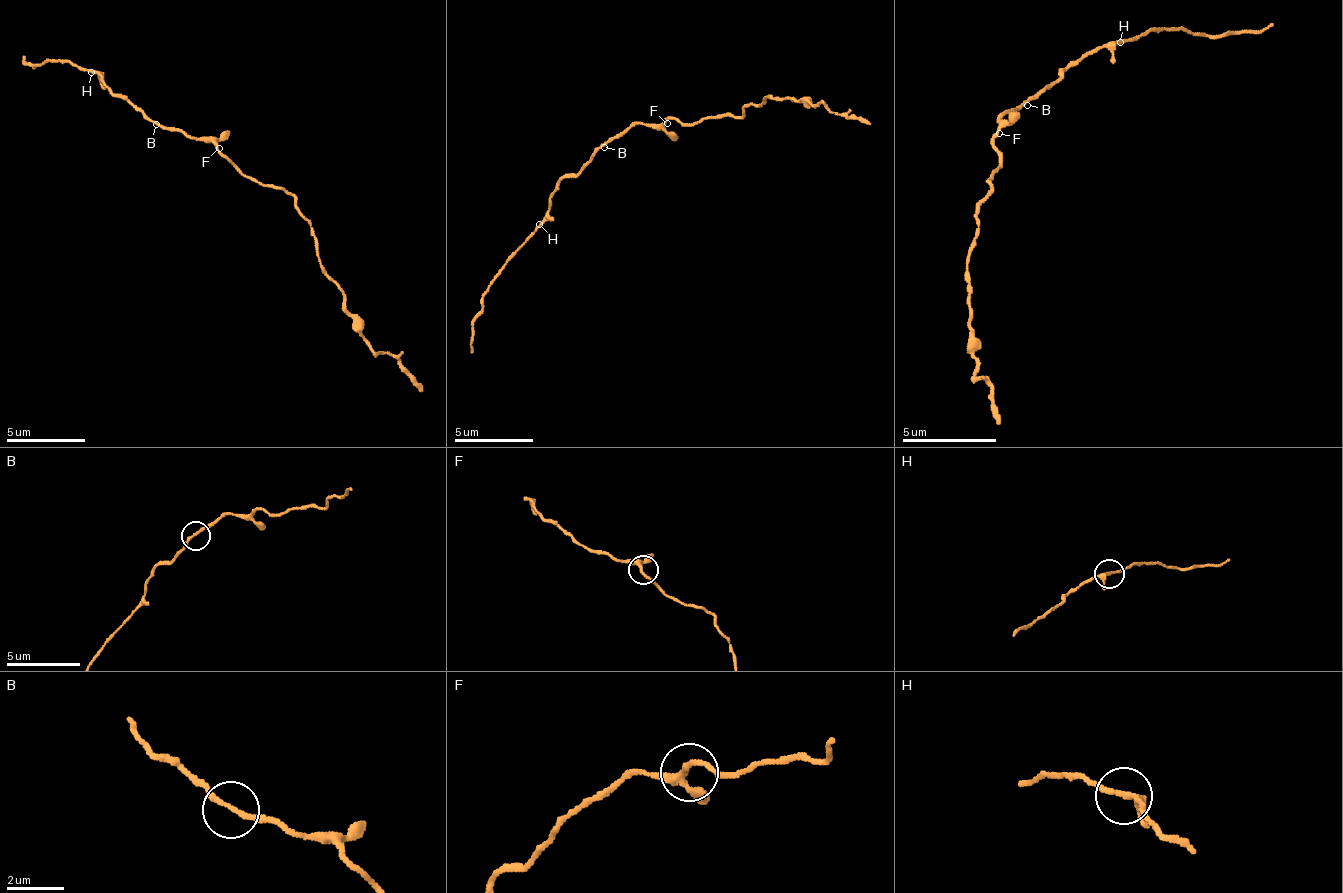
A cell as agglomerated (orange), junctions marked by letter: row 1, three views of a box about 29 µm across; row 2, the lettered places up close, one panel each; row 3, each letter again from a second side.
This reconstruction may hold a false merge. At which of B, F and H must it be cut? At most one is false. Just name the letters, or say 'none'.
none

